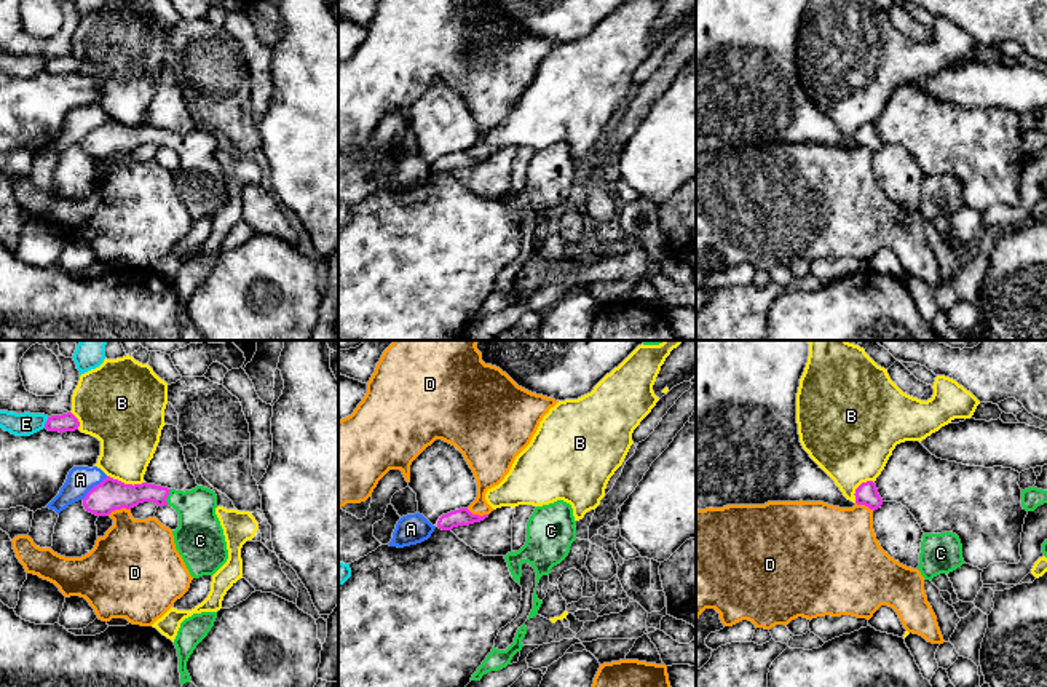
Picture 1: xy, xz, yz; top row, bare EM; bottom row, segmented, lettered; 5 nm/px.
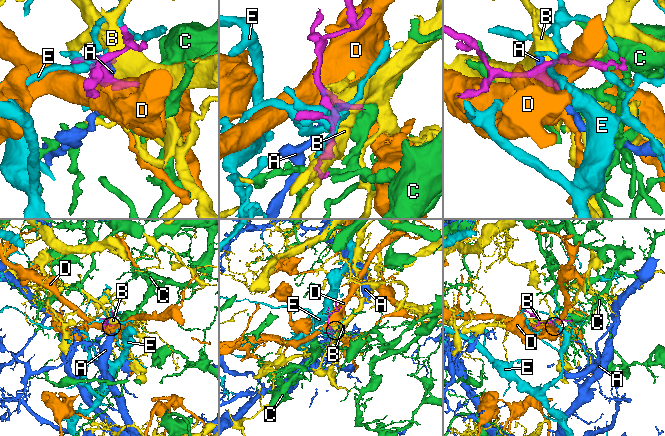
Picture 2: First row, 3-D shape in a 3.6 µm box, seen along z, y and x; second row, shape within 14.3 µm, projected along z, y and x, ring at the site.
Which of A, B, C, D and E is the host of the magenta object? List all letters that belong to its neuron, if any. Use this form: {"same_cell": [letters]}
{"same_cell": ["C"]}

